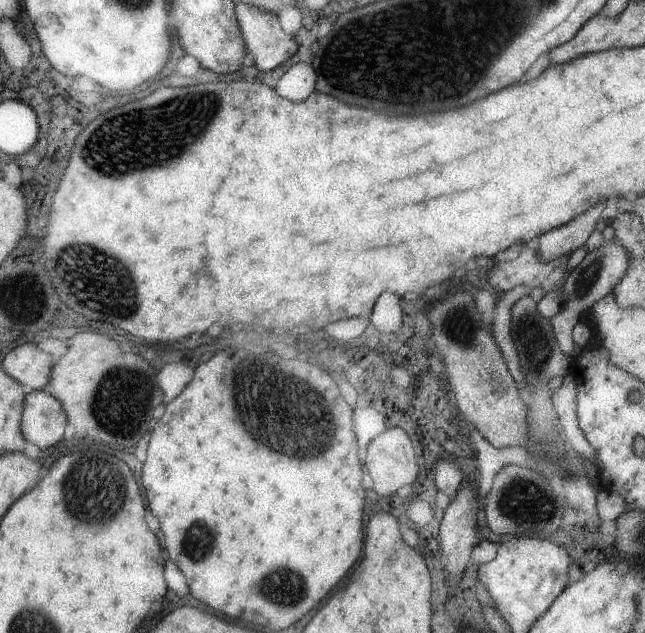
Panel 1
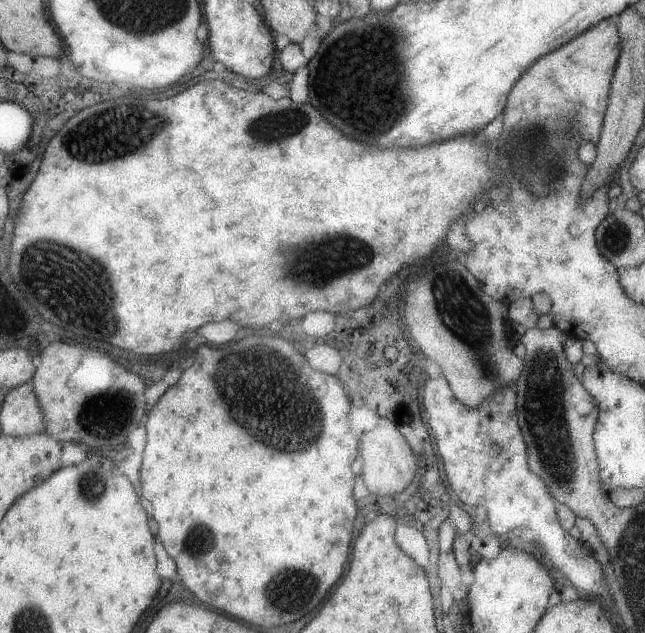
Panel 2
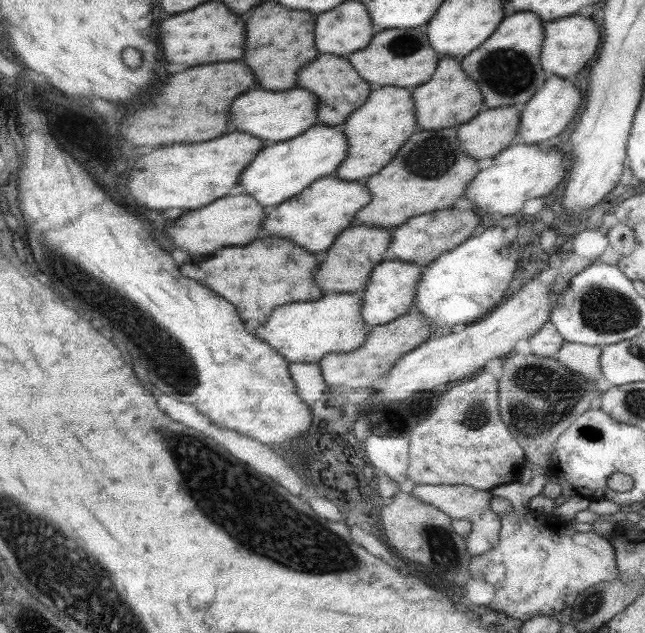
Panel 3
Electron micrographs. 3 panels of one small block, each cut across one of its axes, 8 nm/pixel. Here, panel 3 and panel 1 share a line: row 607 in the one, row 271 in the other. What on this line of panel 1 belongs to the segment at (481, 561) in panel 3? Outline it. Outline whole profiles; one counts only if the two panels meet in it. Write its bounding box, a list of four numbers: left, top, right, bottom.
[487,244,568,292]

